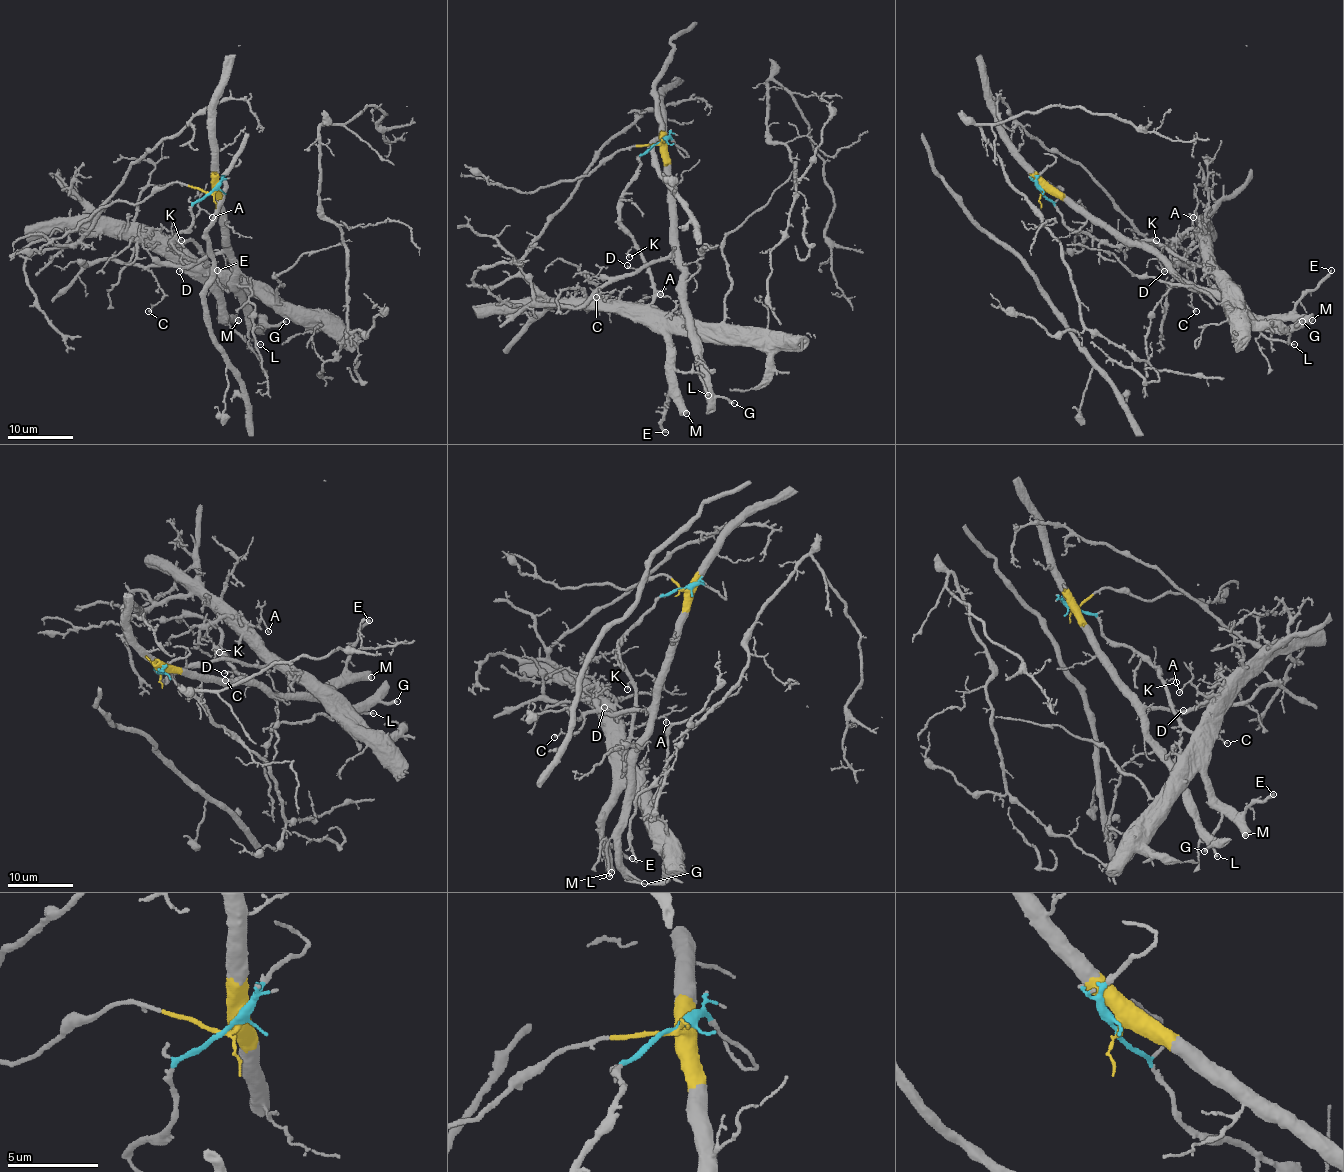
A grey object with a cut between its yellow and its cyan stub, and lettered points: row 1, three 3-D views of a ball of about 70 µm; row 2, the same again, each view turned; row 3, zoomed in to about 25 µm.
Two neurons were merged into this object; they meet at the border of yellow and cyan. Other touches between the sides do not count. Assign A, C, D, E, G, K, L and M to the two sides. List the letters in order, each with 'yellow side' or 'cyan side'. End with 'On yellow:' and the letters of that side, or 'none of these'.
A: cyan side
C: yellow side
D: yellow side
E: cyan side
G: yellow side
K: cyan side
L: yellow side
M: cyan side
On yellow: C, D, G, L

